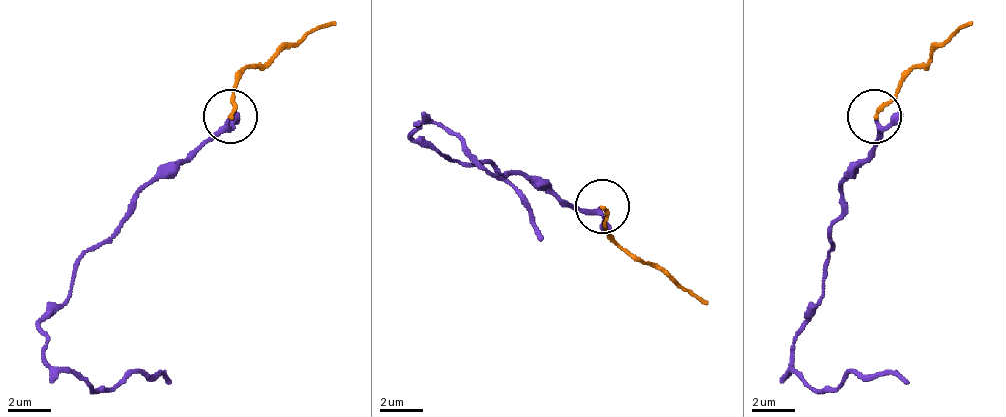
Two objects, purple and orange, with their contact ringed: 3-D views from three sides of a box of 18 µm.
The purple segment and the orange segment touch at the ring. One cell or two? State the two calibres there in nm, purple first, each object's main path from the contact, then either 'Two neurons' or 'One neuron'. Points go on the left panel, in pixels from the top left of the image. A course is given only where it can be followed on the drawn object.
Thickness 180 nm (purple) against 180 nm. Course of purple: (226, 120), (150, 185), (91, 249), (37, 325), (53, 368), (75, 368), (97, 389), (150, 373), (172, 384). Course of orange: (231, 115), (248, 66), (269, 66), (334, 23). One neuron

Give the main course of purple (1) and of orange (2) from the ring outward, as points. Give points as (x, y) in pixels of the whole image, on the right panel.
1: (876, 120), (876, 147), (843, 185), (832, 249), (789, 368), (816, 389), (865, 373), (892, 373), (908, 384)
2: (876, 115), (913, 66), (924, 66), (973, 23)

